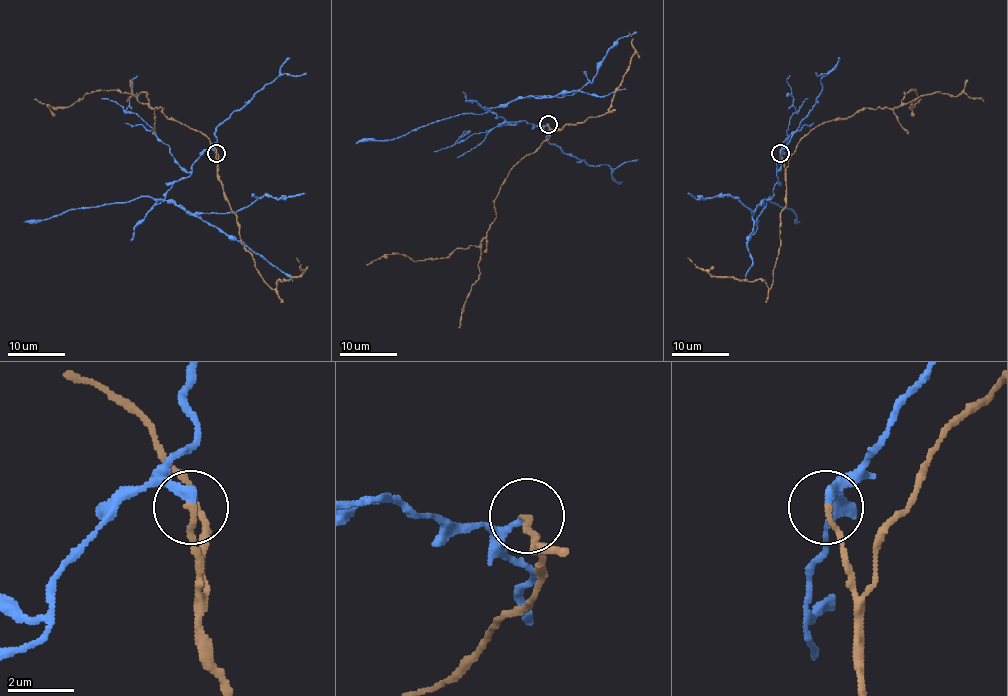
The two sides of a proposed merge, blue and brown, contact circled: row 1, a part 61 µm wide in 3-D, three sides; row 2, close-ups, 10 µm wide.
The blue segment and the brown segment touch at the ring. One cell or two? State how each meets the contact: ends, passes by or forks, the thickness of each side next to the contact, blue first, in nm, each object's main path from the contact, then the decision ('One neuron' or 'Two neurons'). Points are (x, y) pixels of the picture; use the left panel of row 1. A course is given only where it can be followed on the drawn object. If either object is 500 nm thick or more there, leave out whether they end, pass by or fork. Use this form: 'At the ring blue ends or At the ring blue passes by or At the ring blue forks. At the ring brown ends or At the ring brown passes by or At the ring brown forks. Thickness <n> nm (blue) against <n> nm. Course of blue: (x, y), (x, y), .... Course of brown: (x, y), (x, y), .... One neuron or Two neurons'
At the ring blue ends. At the ring brown ends. Thickness 280 nm (blue) against 200 nm. Course of blue: (215, 152), (207, 149), (192, 172), (158, 199), (192, 213), (231, 212), (264, 195), (286, 199), (304, 193). Course of brown: (215, 153), (218, 166), (218, 153), (200, 131), (132, 94), (91, 91), (68, 107), (35, 98). Two neurons

